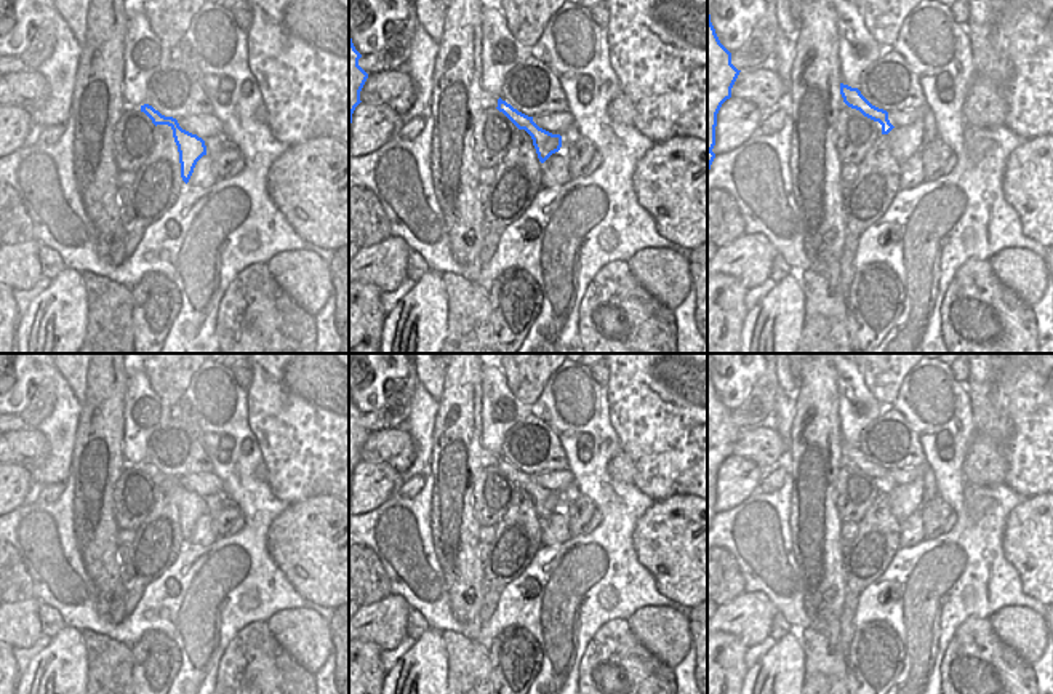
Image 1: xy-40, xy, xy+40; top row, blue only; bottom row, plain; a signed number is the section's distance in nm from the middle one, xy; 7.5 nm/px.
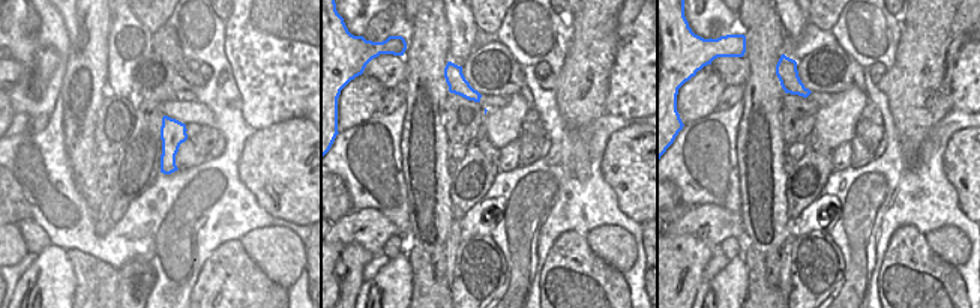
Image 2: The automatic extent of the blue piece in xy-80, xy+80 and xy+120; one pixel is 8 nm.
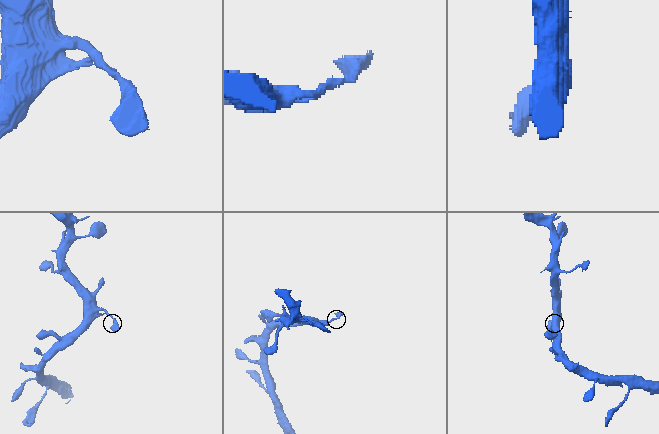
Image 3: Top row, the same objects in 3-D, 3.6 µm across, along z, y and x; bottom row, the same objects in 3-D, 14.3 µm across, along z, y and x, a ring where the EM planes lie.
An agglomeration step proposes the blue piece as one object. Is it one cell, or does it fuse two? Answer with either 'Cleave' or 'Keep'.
Keep

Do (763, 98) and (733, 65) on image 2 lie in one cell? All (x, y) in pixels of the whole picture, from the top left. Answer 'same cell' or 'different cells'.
different cells

